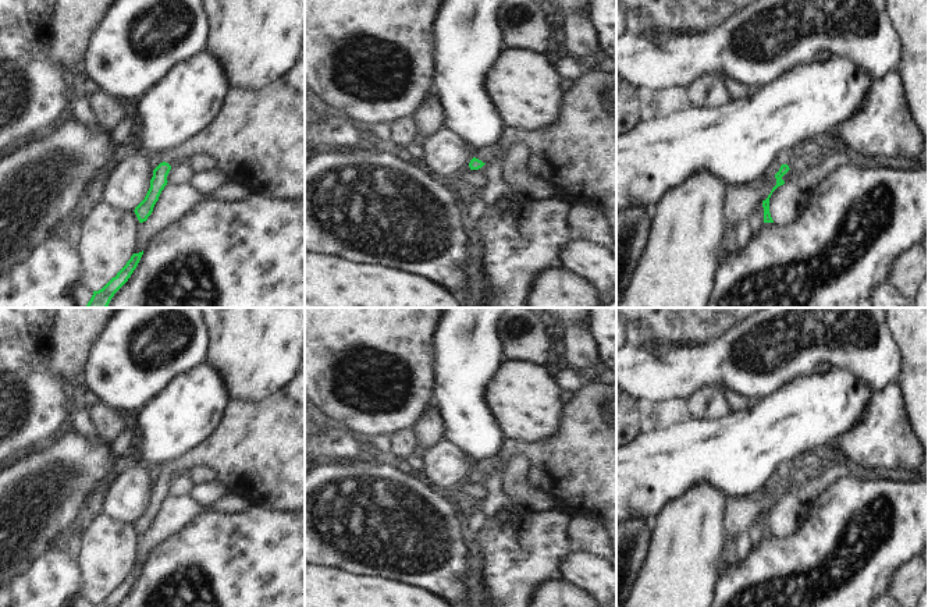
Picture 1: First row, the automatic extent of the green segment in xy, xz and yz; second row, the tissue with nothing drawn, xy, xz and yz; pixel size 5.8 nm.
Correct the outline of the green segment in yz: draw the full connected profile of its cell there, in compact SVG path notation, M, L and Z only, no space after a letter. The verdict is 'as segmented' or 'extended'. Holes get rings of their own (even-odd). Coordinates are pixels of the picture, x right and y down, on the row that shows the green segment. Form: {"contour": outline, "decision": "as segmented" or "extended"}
{"contour": "M783 150L781 152L776 159L774 160L774 163L771 164L769 170L768 170L768 175L774 175L776 178L776 185L772 188L771 194L768 195L768 198L765 200L762 200L762 207L764 207L764 223L774 223L771 213L769 213L769 198L772 195L772 192L785 184L785 181L782 180L782 177L790 170L787 163L787 156L790 155L790 150Z", "decision": "extended"}

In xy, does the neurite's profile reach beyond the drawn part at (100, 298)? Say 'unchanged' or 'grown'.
unchanged

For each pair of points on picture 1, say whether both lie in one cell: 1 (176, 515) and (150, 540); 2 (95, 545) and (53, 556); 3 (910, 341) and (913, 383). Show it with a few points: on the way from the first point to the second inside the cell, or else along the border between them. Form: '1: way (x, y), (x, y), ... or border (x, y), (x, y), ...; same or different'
1: way (170, 521), (156, 535); same
2: border (77, 556), (82, 588); different
3: way (913, 351), (913, 373); same

